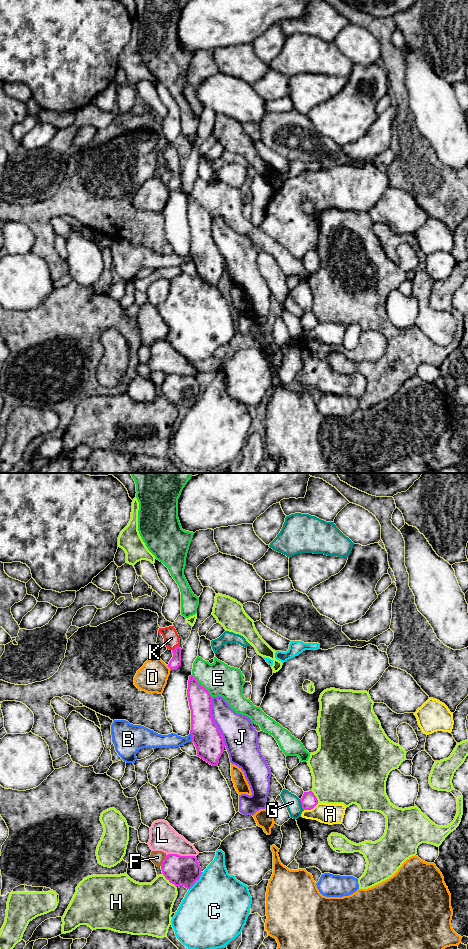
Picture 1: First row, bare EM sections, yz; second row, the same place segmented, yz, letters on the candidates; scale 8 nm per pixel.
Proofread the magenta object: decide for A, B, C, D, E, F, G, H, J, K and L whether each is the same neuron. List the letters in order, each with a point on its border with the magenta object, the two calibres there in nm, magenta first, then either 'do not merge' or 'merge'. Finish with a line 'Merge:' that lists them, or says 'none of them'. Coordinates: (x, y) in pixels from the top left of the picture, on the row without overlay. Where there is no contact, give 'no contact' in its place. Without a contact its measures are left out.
A: yz (311, 328) | 130/160 nm | do not merge
B: yz (192, 257) | 240/110 nm | do not merge
C: yz (196, 400) | 240/480 nm | do not merge
D: yz (169, 187) | 90/240 nm | do not merge
E: yz (202, 206) | 190/260 nm | do not merge
F: yz (164, 380) | 240/110 nm | do not merge
G: yz (302, 325) | 130/120 nm | do not merge
H: yz (169, 401) | 240/360 nm | do not merge
J: yz (213, 241) | 240/260 nm | do not merge
K: yz (175, 167) | 90/130 nm | merge
L: yz (181, 376) | 240/220 nm | do not merge
Merge: K

